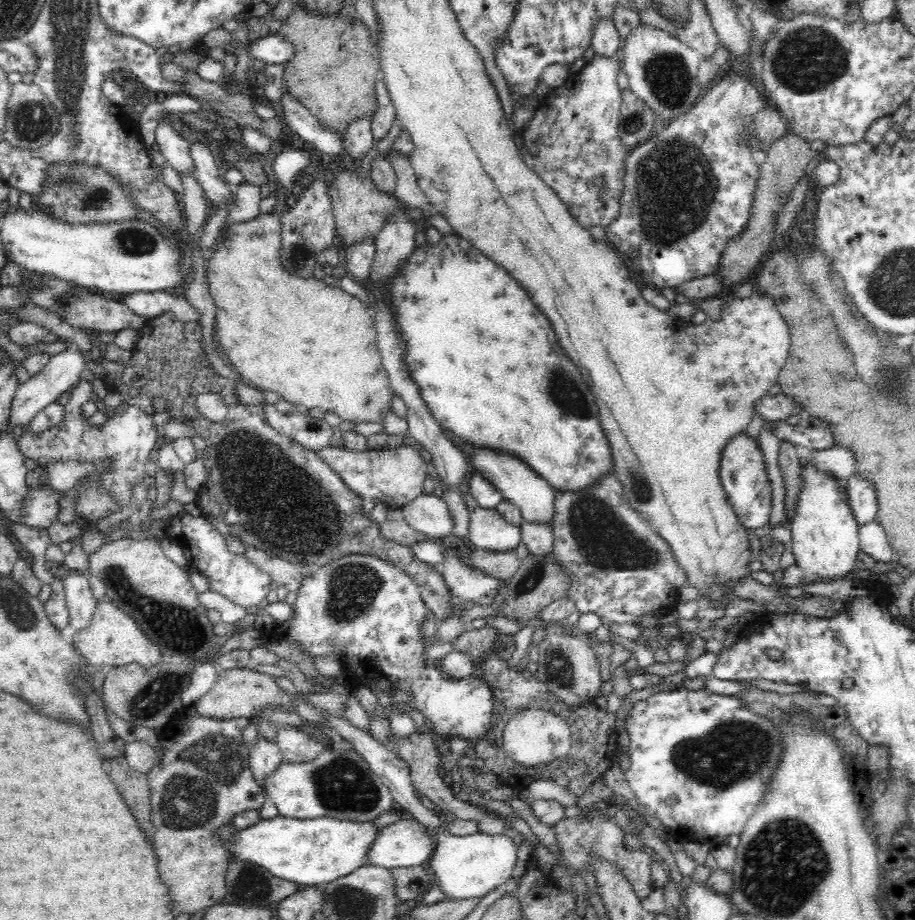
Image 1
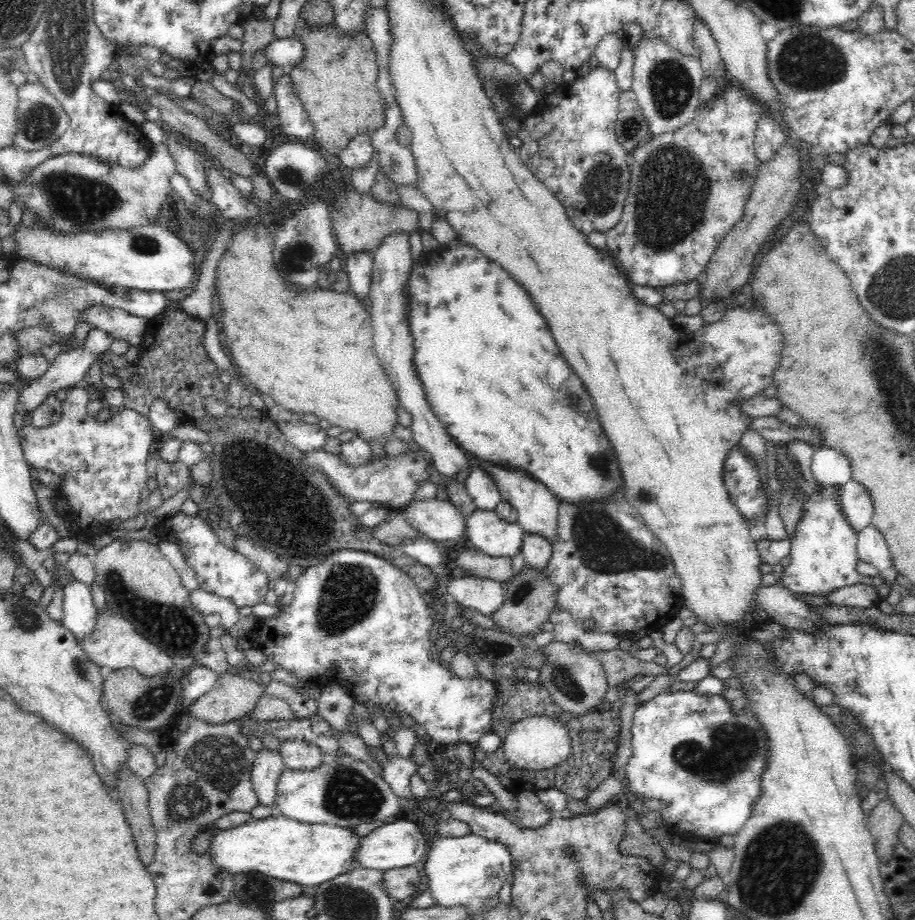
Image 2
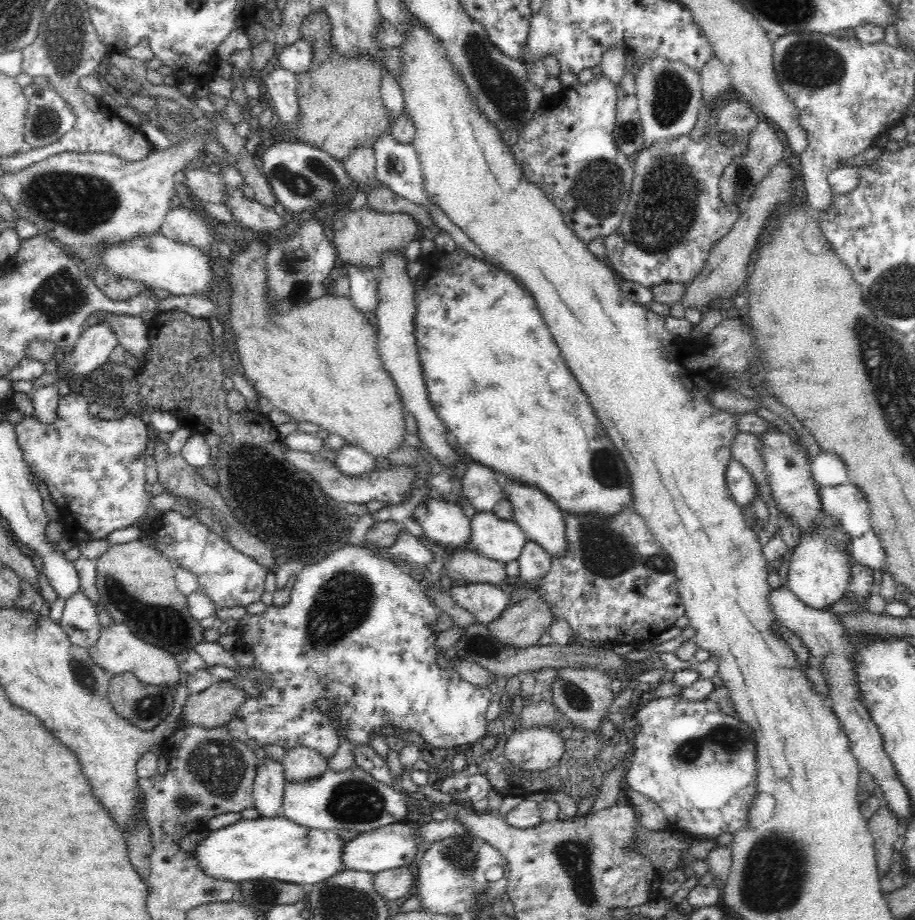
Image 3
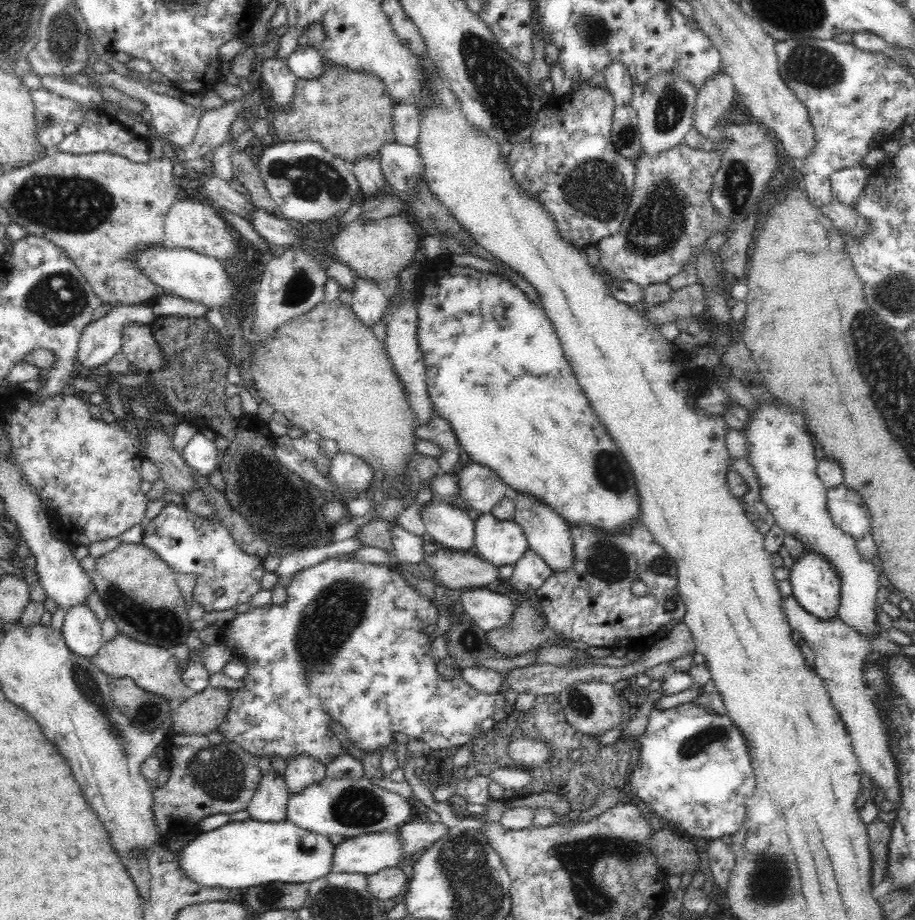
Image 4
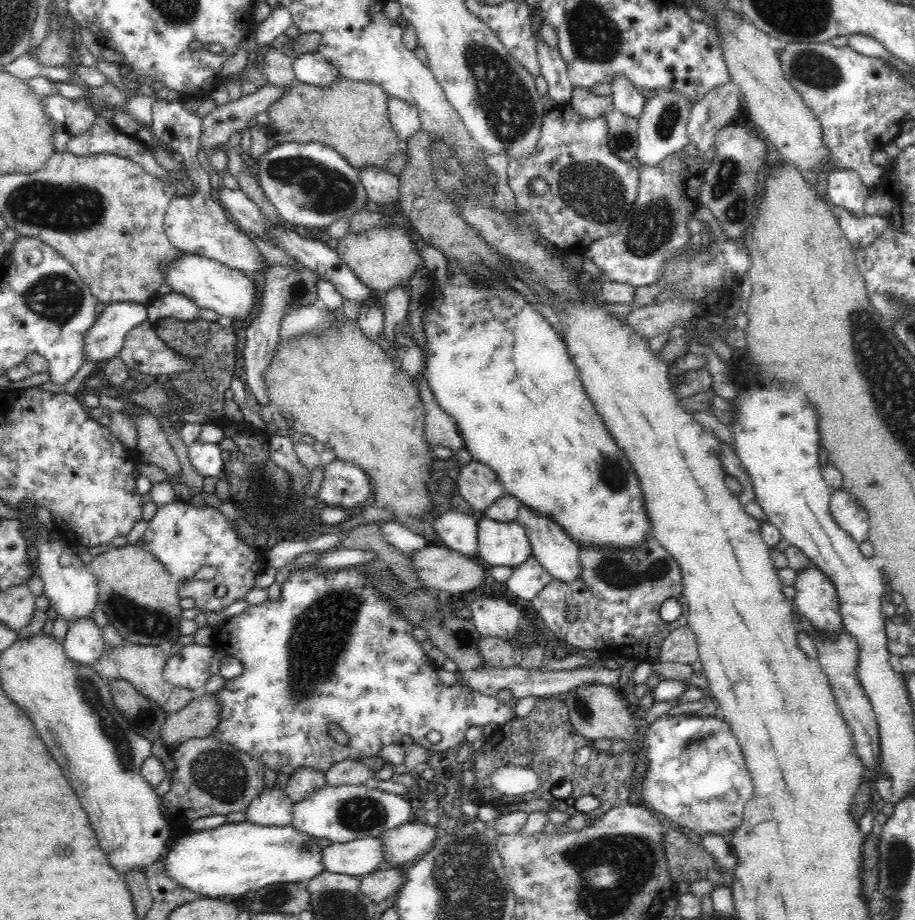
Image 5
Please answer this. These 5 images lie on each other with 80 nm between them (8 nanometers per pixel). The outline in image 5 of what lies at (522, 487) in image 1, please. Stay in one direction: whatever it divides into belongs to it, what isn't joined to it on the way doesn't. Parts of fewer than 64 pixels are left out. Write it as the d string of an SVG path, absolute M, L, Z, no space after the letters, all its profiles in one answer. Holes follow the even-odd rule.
M522 504L518 509L516 521L524 525L532 547L533 557L546 569L553 580L558 580L563 584L572 584L572 582L580 580L583 570L581 570L579 546L576 541L568 537L560 525Z

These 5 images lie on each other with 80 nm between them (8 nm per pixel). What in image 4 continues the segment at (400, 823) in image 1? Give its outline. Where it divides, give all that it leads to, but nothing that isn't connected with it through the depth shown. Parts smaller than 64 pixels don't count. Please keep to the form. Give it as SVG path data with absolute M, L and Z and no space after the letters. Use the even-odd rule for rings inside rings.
M394 828L341 841L332 848L333 871L368 876L398 867L404 853L396 836Z

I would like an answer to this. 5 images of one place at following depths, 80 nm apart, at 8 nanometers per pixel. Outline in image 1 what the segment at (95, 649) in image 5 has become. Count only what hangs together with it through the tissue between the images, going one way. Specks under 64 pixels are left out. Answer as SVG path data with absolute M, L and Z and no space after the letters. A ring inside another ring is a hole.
M68 571L63 580L69 613L68 624L76 631L84 630L93 620L97 601L92 596L89 580L80 573Z

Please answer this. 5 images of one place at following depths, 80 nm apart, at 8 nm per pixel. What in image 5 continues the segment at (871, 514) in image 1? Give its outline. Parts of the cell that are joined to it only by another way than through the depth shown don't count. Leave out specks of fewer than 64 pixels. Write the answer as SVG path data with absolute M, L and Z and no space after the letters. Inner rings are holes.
M843 489L833 491L829 509L836 523L861 545L868 538L868 513L858 506L855 497Z

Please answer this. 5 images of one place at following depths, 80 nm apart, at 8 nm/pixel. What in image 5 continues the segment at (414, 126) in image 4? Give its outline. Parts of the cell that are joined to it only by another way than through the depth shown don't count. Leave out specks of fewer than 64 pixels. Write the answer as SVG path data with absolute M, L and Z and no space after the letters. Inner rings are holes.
M395 96L388 97L387 112L390 123L402 143L408 141L418 130L421 123L418 112L414 106Z

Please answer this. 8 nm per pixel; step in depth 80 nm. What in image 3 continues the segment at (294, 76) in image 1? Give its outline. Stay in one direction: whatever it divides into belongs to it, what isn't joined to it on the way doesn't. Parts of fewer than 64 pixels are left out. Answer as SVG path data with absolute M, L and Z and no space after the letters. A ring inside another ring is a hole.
M328 43L322 49L313 49L312 66L308 72L295 74L297 80L297 100L299 105L299 122L294 132L289 133L295 141L310 144L330 156L342 161L350 156L356 148L374 148L376 140L391 134L393 126L390 113L382 101L380 83L382 70L370 59L370 55L342 57L330 49Z

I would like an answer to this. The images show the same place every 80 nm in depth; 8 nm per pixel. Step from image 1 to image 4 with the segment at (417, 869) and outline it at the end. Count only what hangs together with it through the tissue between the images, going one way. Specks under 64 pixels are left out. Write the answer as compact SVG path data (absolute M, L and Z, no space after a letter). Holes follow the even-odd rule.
M398 867L386 868L375 874L366 876L366 886L374 899L400 899L409 882L405 873Z

